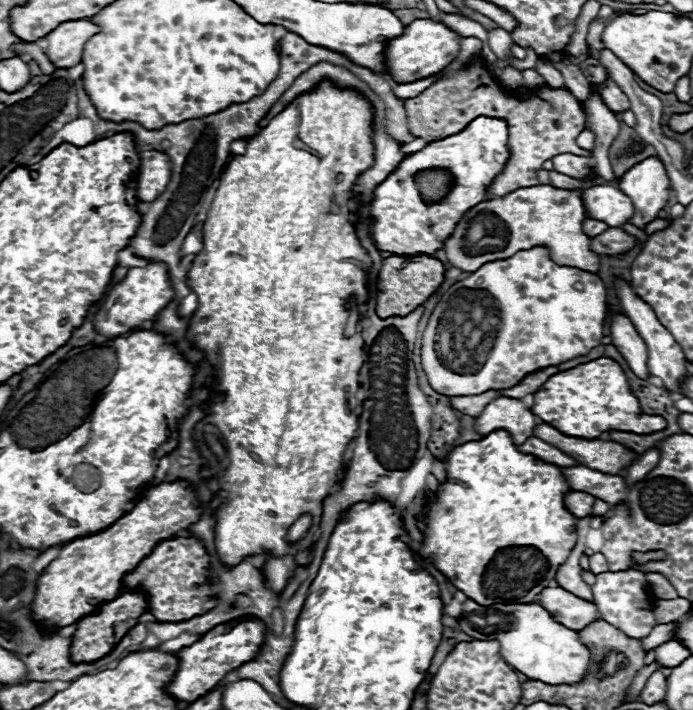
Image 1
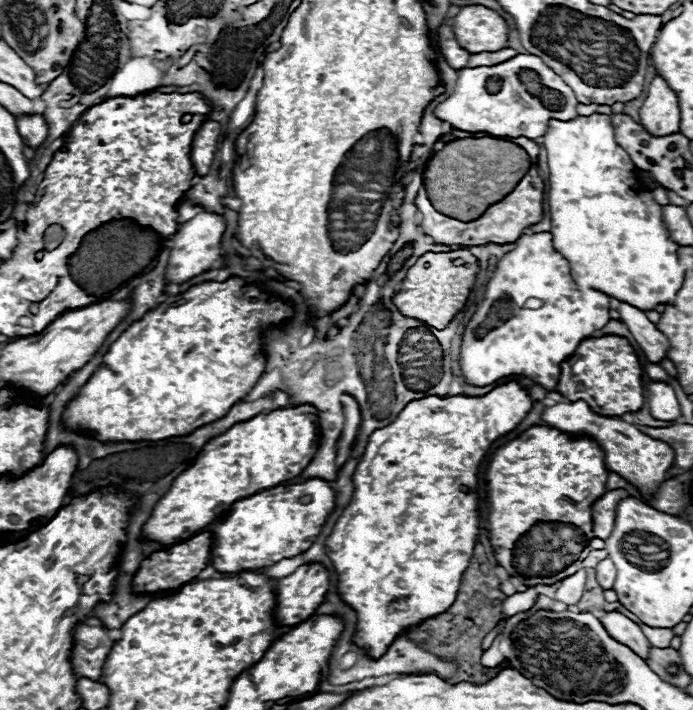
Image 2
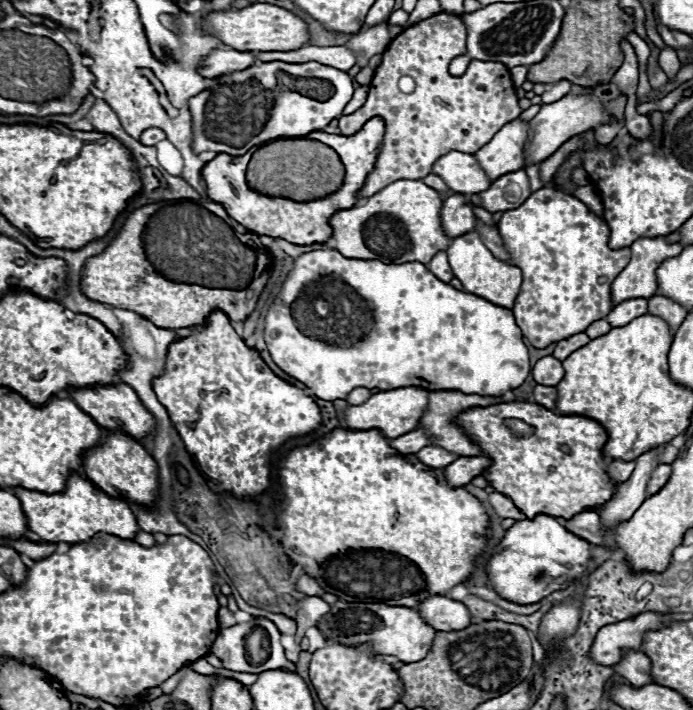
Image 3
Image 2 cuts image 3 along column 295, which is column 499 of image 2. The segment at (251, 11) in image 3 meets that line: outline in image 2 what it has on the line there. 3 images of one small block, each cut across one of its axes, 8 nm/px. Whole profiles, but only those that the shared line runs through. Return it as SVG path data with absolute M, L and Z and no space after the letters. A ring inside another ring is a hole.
M464 6L454 22L458 44L470 54L496 52L506 46L508 22L486 6Z

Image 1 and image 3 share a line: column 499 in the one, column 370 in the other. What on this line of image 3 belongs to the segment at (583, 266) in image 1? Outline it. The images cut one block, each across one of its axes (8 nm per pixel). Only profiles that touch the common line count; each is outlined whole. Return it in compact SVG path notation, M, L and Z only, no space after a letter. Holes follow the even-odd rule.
M398 180L330 218L336 250L342 256L358 260L384 260L386 264L422 262L428 264L436 252L448 248L452 238L446 236L440 222L442 198L422 180ZM372 220L380 222L372 222Z

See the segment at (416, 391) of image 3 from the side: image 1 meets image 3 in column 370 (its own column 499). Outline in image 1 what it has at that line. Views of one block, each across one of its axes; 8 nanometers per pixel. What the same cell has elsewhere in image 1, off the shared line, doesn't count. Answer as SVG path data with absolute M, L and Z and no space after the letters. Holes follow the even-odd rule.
M498 396L488 402L488 406L474 418L474 428L482 436L502 428L510 432L514 444L522 444L526 438L532 436L534 426L540 422L542 420L538 420L538 416L534 416L522 400Z

